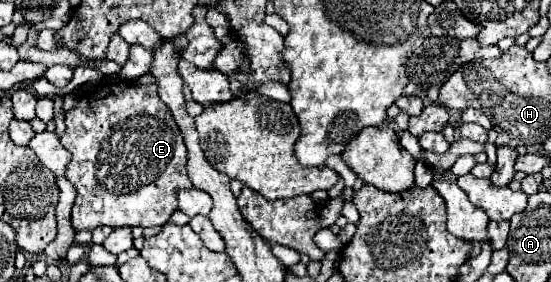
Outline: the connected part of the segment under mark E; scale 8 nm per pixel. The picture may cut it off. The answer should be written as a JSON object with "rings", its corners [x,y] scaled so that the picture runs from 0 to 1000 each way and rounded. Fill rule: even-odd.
{"rings":[[[196,287],[196,294],[181,301],[160,344],[149,344],[142,358],[142,372],[120,401],[120,472],[109,486],[109,500],[131,543],[131,571],[123,578],[123,599],[120,599],[120,635],[142,677],[134,734],[131,734],[131,805],[138,819],[167,819],[167,812],[174,812],[181,798],[196,798],[196,805],[298,798],[312,770],[312,755],[323,741],[323,677],[348,663],[345,635],[338,621],[338,521],[334,521],[334,500],[330,500],[330,472],[327,472],[327,457],[323,457],[323,443],[319,443],[319,429],[312,415],[309,415],[309,429],[301,429],[305,408],[309,408],[309,387],[290,358],[283,316],[287,316],[283,294],[276,294],[276,301],[240,301],[240,294],[229,294],[229,287]]]}

